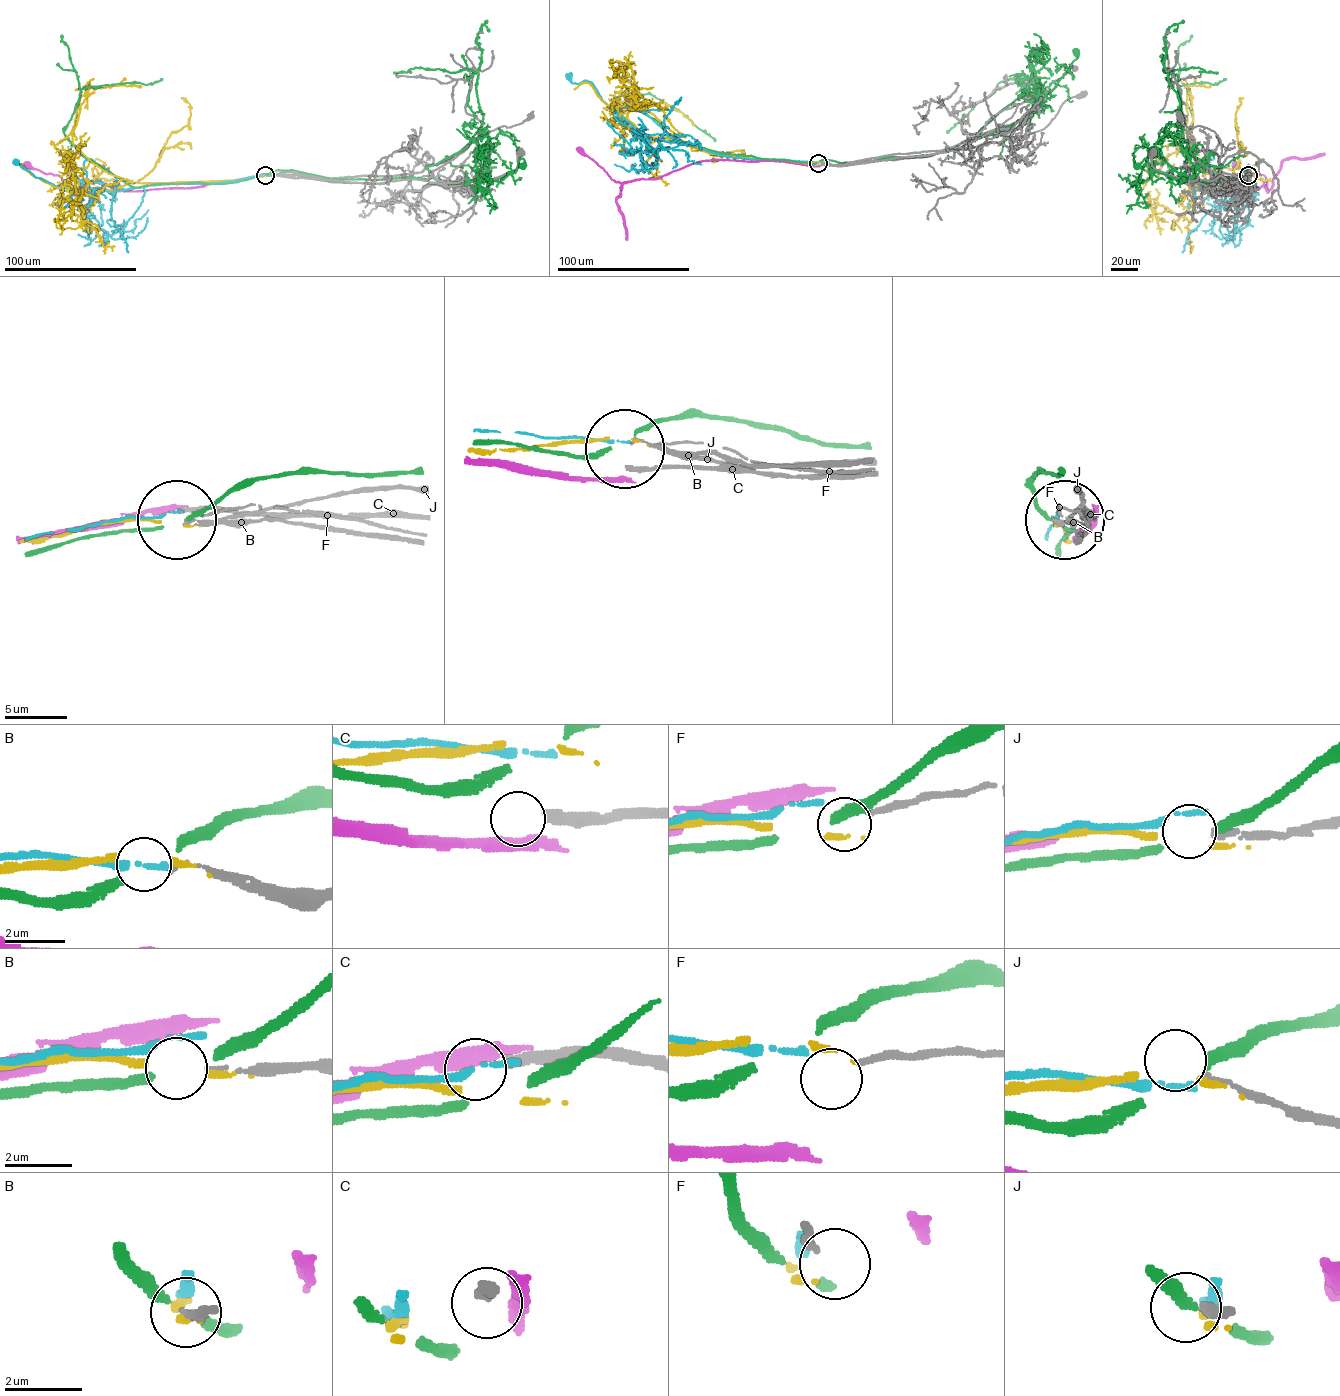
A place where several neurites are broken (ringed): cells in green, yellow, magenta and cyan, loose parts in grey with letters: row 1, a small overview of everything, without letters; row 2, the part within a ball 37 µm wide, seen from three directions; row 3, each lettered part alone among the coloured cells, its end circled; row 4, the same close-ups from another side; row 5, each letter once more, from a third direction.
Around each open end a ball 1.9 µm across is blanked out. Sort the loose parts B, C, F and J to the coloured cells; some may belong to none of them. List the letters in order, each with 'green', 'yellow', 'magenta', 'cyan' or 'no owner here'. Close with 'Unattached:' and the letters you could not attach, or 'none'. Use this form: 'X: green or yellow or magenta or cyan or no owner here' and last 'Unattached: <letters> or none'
B: no owner here
C: no owner here
F: no owner here
J: no owner here
Unattached: B, C, F, J

